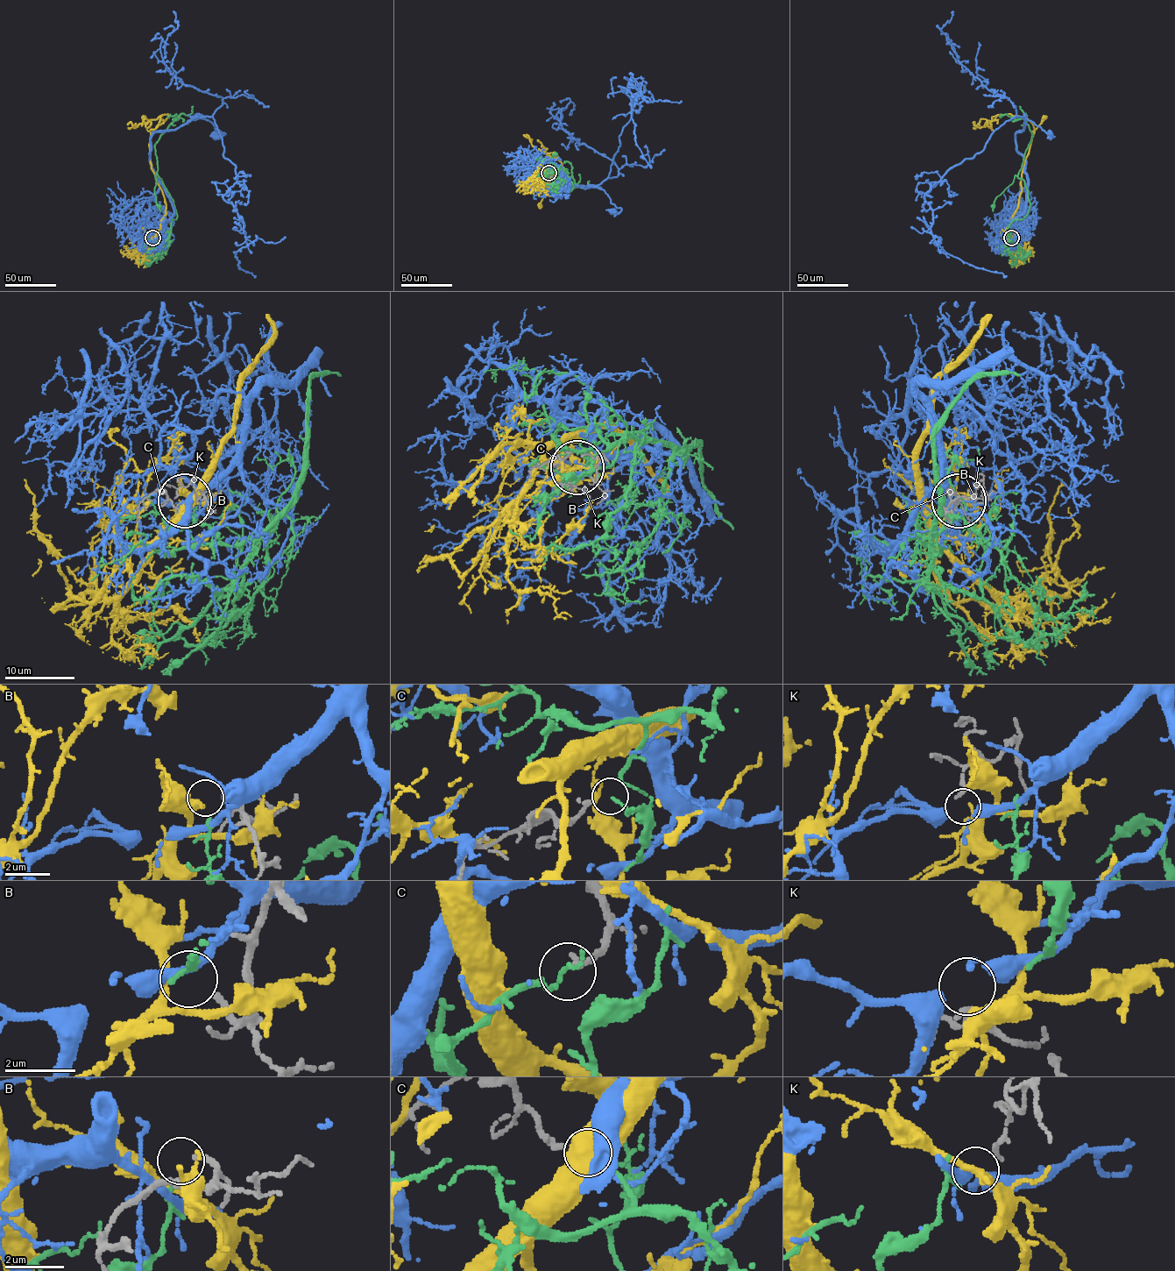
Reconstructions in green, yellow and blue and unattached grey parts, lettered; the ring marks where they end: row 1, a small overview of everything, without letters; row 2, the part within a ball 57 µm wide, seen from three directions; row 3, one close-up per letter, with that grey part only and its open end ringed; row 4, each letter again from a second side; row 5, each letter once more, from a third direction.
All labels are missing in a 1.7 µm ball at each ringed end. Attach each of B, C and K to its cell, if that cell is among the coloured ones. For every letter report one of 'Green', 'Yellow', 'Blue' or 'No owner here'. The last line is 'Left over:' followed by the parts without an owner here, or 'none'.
B: No owner here
C: Green
K: Blue
Left over: B

